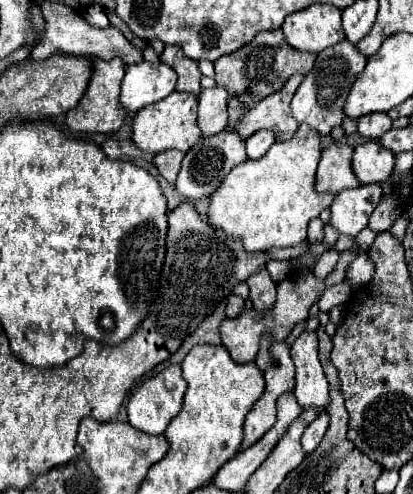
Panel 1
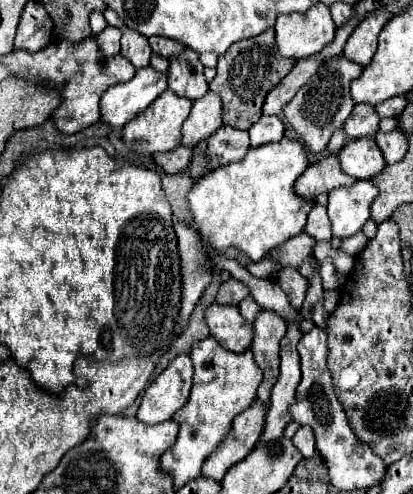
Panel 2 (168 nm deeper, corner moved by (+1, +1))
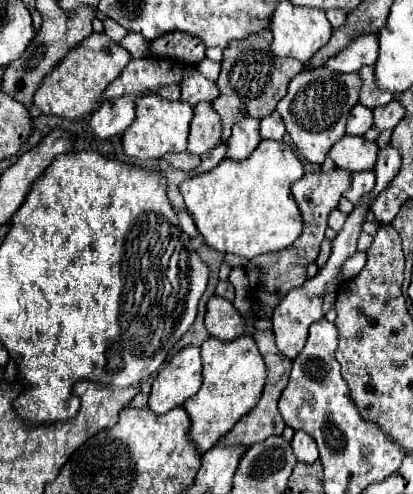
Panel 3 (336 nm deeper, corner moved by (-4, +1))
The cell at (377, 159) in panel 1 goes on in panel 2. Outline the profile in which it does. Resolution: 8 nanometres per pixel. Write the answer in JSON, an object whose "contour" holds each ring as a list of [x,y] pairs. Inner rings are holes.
{"contour":[[[356,138],[346,142],[338,152],[338,160],[342,170],[358,180],[368,180],[384,168],[384,158],[374,138]]]}

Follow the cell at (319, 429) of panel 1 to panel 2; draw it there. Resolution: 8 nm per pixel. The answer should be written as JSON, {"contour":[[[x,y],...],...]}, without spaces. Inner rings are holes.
{"contour":[[[300,426],[298,432],[294,434],[292,442],[294,442],[294,446],[300,450],[300,454],[304,458],[312,458],[314,456],[316,448],[314,448],[314,434],[312,434],[310,426]]]}

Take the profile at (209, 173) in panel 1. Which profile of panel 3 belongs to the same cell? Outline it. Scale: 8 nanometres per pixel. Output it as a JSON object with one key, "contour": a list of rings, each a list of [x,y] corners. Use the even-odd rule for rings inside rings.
{"contour":[[[245,118],[233,126],[231,138],[225,142],[227,154],[225,158],[231,160],[245,160],[261,142],[259,136],[259,122],[255,118]]]}

